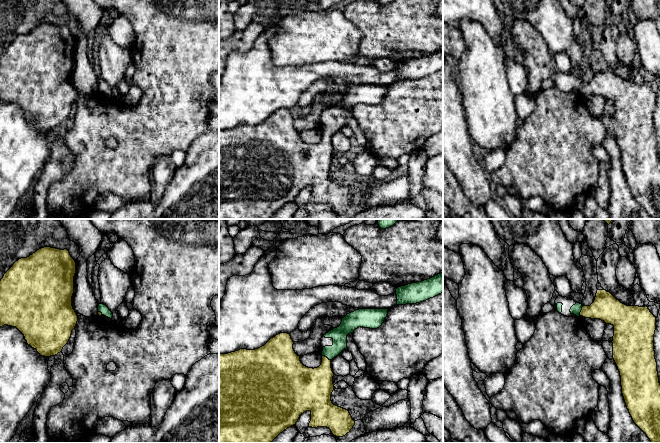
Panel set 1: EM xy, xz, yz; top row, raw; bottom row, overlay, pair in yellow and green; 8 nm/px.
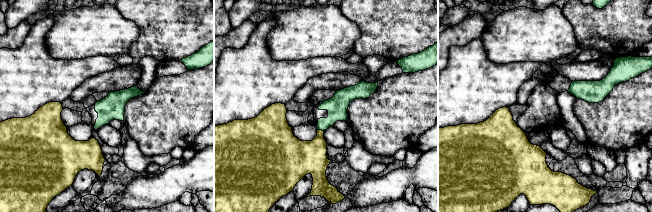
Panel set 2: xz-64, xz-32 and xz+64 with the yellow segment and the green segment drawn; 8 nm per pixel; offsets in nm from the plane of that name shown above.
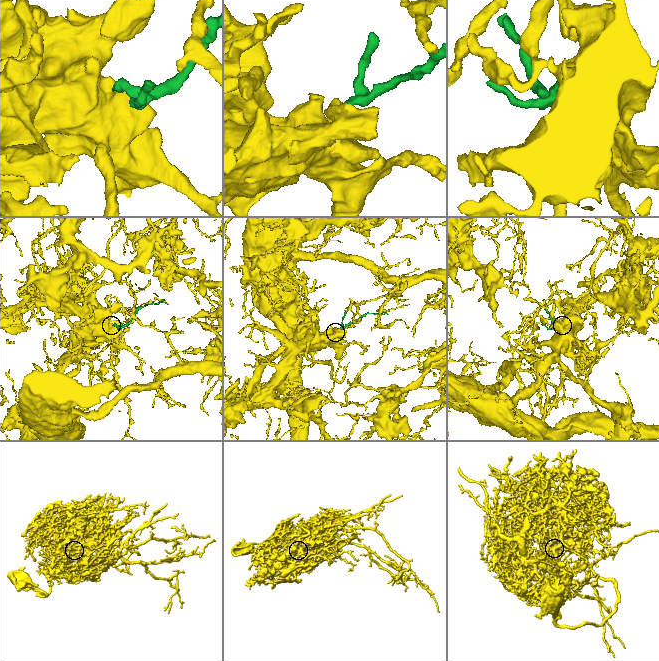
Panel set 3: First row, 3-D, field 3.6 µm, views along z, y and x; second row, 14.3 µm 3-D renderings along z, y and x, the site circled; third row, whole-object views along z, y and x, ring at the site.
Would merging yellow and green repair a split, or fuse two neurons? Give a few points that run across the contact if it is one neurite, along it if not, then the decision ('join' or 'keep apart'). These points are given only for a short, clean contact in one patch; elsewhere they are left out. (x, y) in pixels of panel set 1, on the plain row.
line yz (606, 83), (595, 87), (581, 87), (575, 85); join

